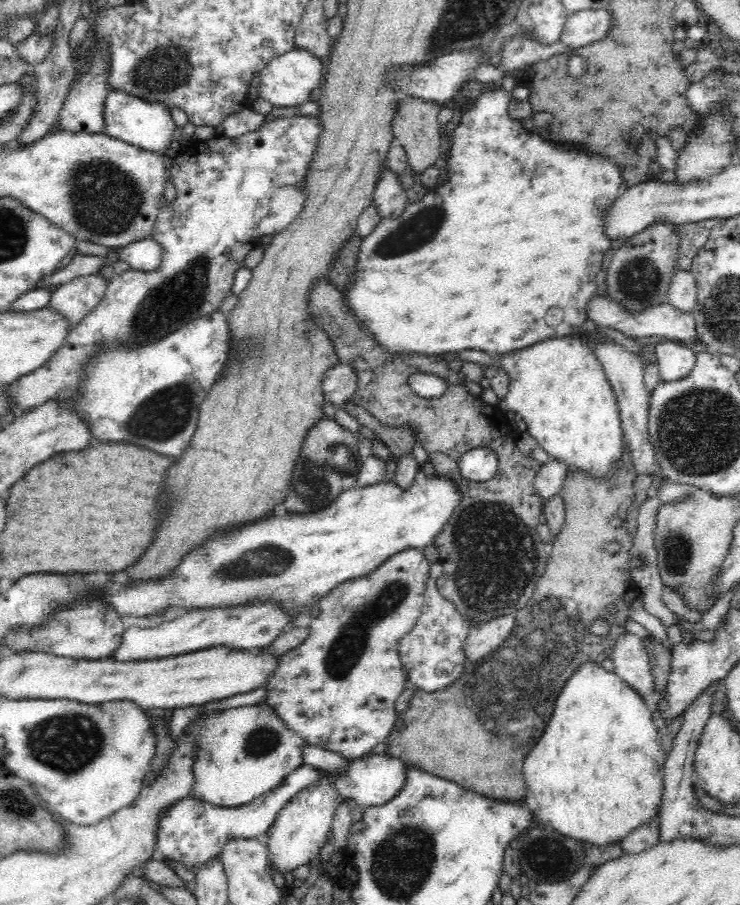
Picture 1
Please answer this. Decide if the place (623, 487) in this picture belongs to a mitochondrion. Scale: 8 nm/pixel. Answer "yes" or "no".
no

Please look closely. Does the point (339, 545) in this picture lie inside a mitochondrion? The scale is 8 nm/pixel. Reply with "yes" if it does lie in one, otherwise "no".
no

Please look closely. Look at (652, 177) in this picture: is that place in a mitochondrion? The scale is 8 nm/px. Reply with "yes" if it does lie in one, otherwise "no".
no

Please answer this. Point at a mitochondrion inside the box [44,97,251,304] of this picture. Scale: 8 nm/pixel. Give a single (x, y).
(105, 200)

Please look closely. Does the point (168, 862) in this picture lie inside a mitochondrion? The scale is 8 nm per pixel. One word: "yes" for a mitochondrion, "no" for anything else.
no

